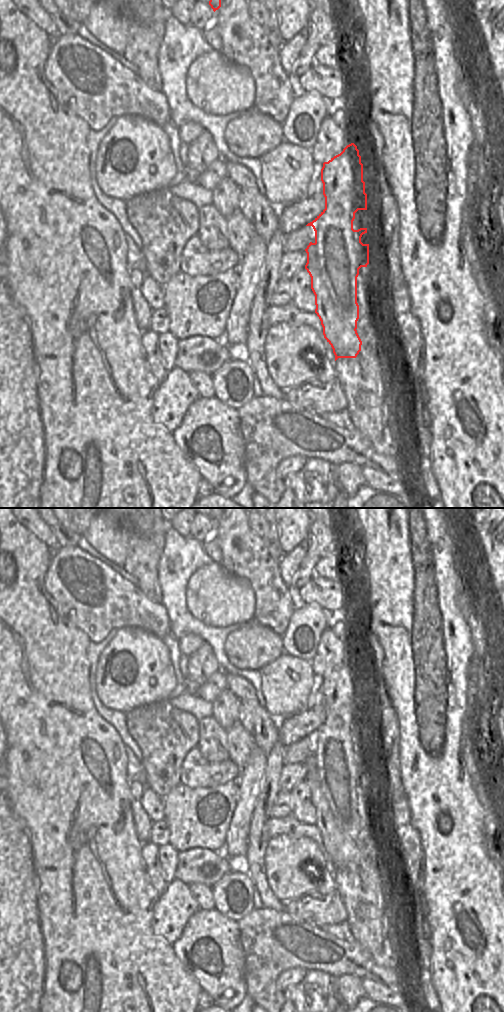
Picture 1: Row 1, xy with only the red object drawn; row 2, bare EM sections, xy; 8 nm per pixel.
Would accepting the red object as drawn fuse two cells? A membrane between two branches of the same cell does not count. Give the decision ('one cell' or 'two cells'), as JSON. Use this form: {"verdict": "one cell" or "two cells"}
{"verdict": "two cells"}

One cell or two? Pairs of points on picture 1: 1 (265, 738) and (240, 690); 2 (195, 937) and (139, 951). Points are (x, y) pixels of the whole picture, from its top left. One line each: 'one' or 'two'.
1: one
2: two

